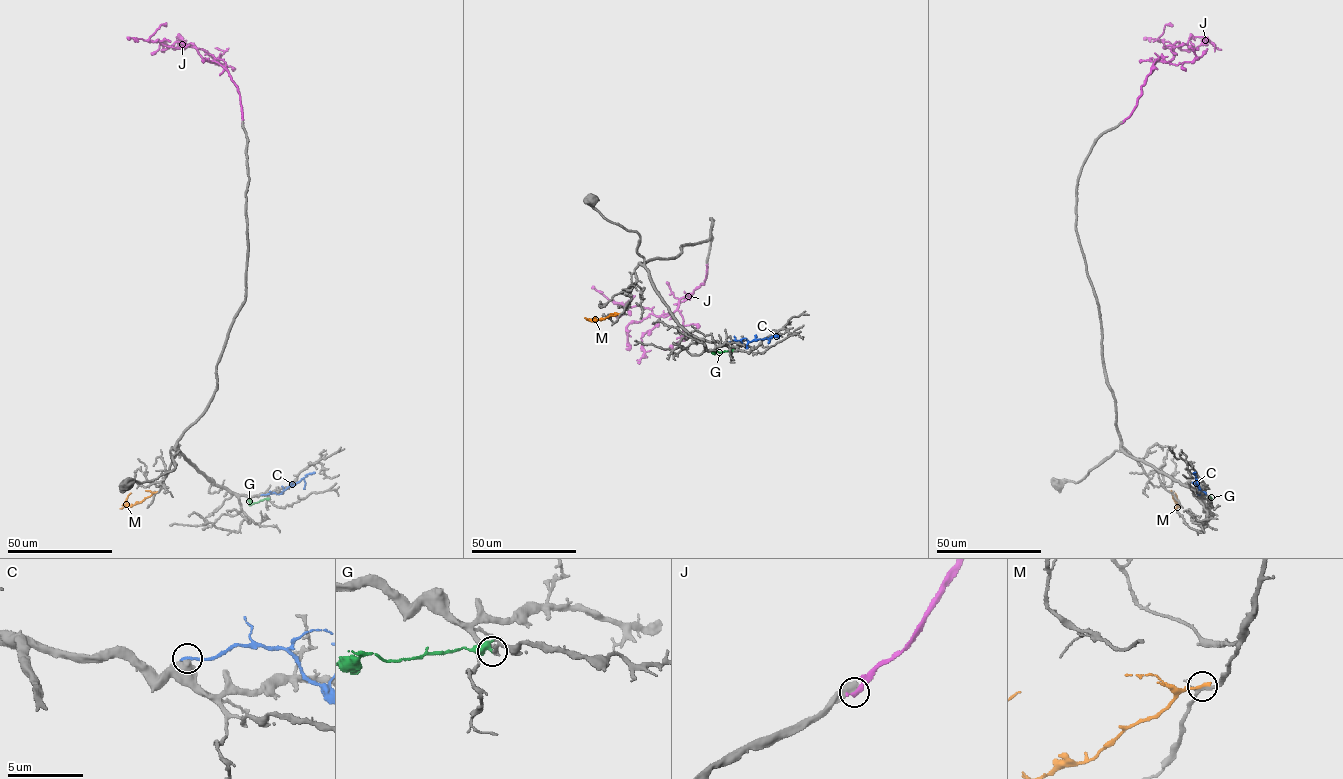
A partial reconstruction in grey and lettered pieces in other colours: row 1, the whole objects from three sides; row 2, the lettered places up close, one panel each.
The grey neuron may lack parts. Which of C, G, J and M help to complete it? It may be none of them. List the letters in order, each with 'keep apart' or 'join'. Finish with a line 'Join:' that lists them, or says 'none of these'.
C: keep apart
G: keep apart
J: keep apart
M: keep apart
Join: none of these

